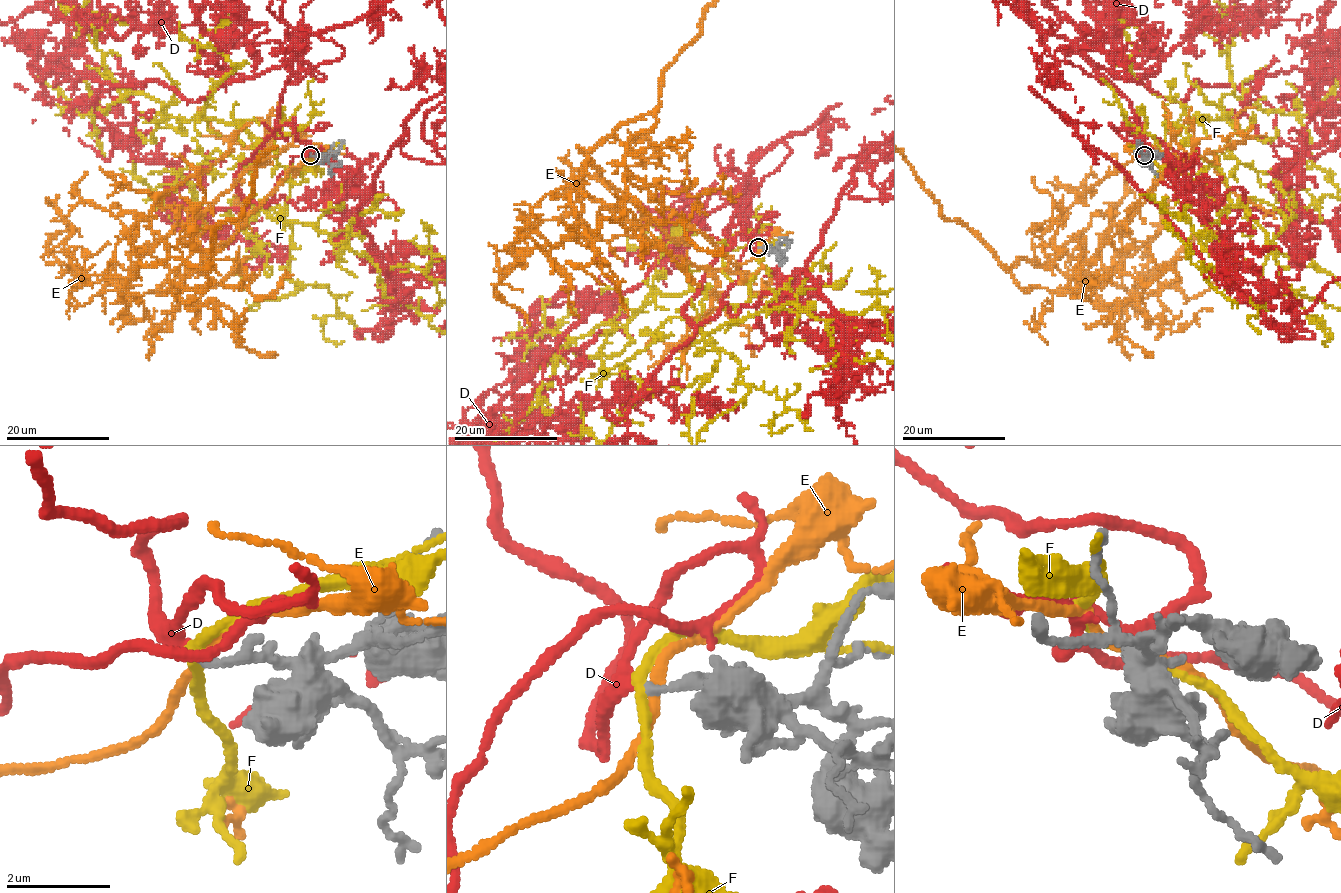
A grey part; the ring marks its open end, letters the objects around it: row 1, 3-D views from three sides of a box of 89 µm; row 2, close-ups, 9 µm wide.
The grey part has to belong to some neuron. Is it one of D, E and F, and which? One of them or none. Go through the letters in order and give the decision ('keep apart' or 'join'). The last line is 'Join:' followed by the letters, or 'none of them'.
D: join
E: keep apart
F: keep apart
Join: D

